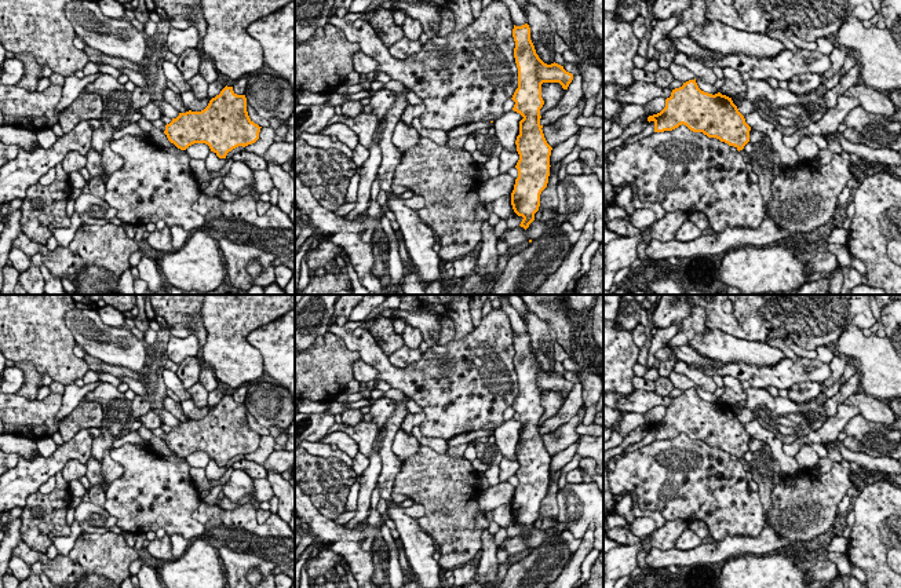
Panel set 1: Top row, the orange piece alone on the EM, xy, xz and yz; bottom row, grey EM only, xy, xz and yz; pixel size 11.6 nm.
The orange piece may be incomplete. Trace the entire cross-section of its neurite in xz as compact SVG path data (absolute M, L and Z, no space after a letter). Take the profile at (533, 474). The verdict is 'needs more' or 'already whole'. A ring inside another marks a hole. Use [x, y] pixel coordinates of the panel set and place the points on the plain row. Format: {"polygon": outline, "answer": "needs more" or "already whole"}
{"polygon": "M528 332L514 333L512 346L518 376L518 397L511 406L515 410L512 419L524 427L519 430L519 443L515 449L519 468L515 474L518 486L511 501L511 514L514 521L524 526L519 534L526 538L539 519L540 503L547 496L551 475L552 456L547 452L540 432L540 417L544 413L541 392L559 391L568 398L573 383L555 370L547 373L539 366Z", "answer": "already whole"}

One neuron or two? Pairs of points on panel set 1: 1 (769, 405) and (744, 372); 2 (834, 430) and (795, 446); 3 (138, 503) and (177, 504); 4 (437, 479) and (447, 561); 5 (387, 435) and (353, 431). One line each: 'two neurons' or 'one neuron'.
1: two neurons
2: one neuron
3: one neuron
4: one neuron
5: one neuron

